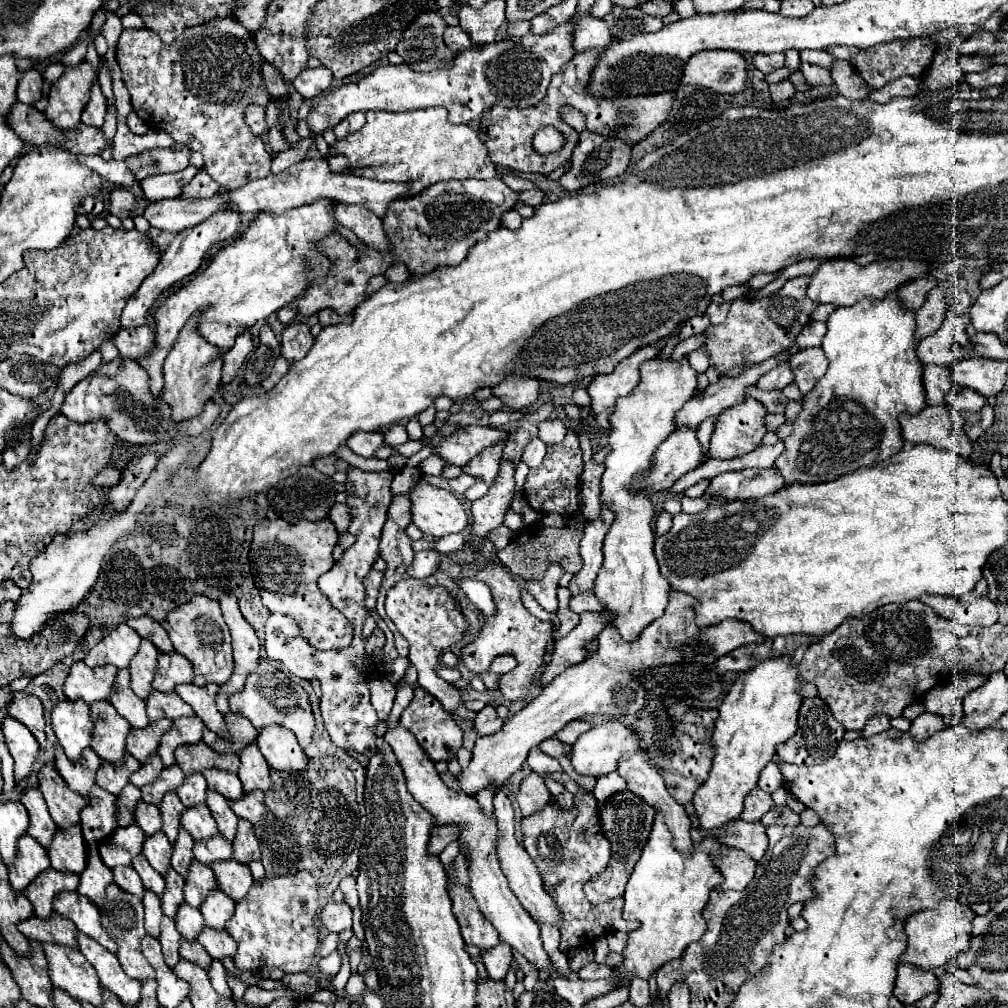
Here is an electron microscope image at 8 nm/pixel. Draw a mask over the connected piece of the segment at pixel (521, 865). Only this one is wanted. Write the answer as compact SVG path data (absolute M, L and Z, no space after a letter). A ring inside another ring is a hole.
M502 790L494 796L494 814L498 818L498 856L500 856L500 866L502 866L502 872L506 874L506 878L508 878L508 886L510 886L512 894L518 898L518 902L524 906L524 910L538 924L560 928L562 926L562 914L556 908L556 902L544 890L542 878L540 878L540 872L538 872L534 860L528 856L528 852L514 838L514 810L512 810L512 804L510 804L508 796Z

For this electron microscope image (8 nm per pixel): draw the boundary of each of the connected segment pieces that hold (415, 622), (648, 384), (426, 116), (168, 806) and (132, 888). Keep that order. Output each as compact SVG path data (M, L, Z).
M400 580L394 588L388 590L386 594L386 612L388 618L396 624L398 632L410 642L410 662L416 666L418 670L418 686L424 688L426 692L430 692L440 704L442 708L452 714L460 704L460 690L446 682L444 678L438 676L438 668L440 668L440 654L452 646L462 632L468 628L468 624L464 622L464 616L458 608L458 602L450 596L450 592L442 586L434 586L430 588L426 584L426 580Z
M660 358L648 360L640 366L642 370L642 384L638 384L630 396L620 398L616 402L616 410L610 420L610 436L608 436L608 456L606 456L606 470L602 474L602 494L600 502L602 506L608 506L614 512L614 522L606 534L604 540L604 564L598 572L598 578L594 582L594 594L596 598L606 606L608 612L616 614L616 620L612 622L618 632L622 634L624 640L634 640L636 634L640 634L650 622L660 618L668 606L668 592L670 584L668 580L660 574L658 560L654 556L654 530L652 530L652 520L654 520L654 504L652 496L644 490L632 490L632 484L638 474L646 472L652 468L652 456L658 450L658 446L666 440L668 432L676 428L676 412L694 396L696 392L696 372L688 364L688 358L682 358L680 362L666 360L662 362Z
M444 106L410 112L370 110L366 112L364 128L342 142L336 142L330 154L334 152L348 156L350 170L372 166L372 178L376 180L412 182L416 194L442 180L496 176L496 166L488 160L488 152L484 142L478 138L478 132L468 124L450 124L448 110L444 110Z
M164 796L164 804L160 804L160 814L164 820L164 828L162 832L168 836L168 840L174 844L178 838L178 830L180 830L180 816L184 812L184 804L180 802L178 796Z
M114 868L114 882L128 894L136 896L138 900L144 900L144 884L140 876L134 872L134 868Z

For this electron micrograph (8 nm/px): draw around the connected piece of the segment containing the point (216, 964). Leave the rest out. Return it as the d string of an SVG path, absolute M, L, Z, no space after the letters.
M220 960L212 962L212 968L210 968L208 976L210 976L210 982L212 982L212 986L214 986L214 990L218 994L222 994L226 998L232 998L232 988L228 986L228 980L226 980L228 972L226 972L226 968L224 968L224 964Z

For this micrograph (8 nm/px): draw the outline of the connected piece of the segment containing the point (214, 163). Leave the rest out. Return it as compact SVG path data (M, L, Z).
M236 18L212 20L196 28L188 28L176 44L164 44L156 32L144 30L122 30L116 60L122 68L122 80L130 92L134 112L152 128L168 132L176 142L188 144L204 156L204 170L226 190L242 188L250 180L264 178L270 172L272 156L260 136L252 134L246 120L244 108L248 104L266 106L270 102L268 90L262 80L264 58L258 52L254 36Z

